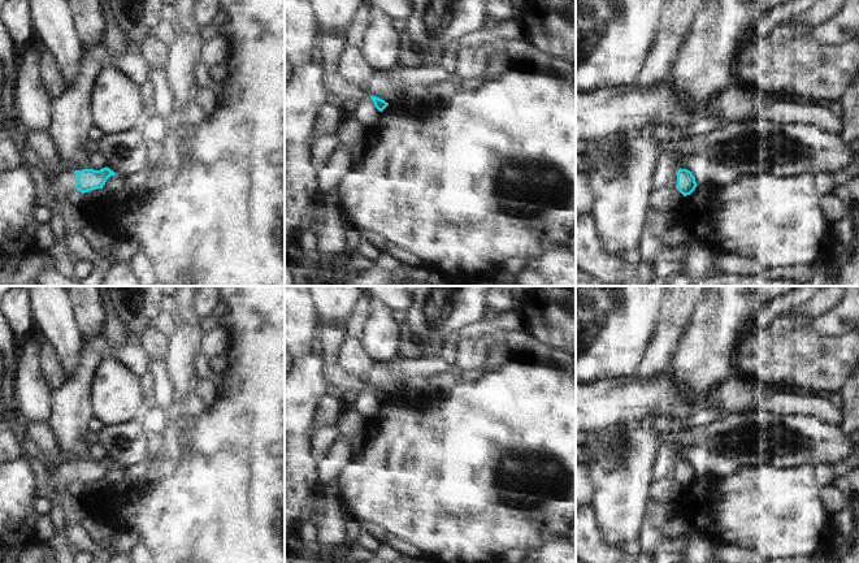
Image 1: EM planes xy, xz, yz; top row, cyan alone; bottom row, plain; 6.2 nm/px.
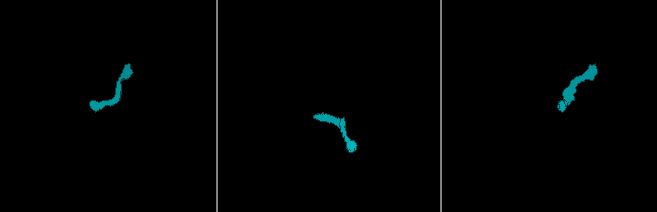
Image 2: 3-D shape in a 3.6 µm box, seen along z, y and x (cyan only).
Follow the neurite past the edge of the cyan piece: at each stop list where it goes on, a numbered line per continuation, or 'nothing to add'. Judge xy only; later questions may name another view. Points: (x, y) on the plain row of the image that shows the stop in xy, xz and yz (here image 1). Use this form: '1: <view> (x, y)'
1: xy (68, 471)

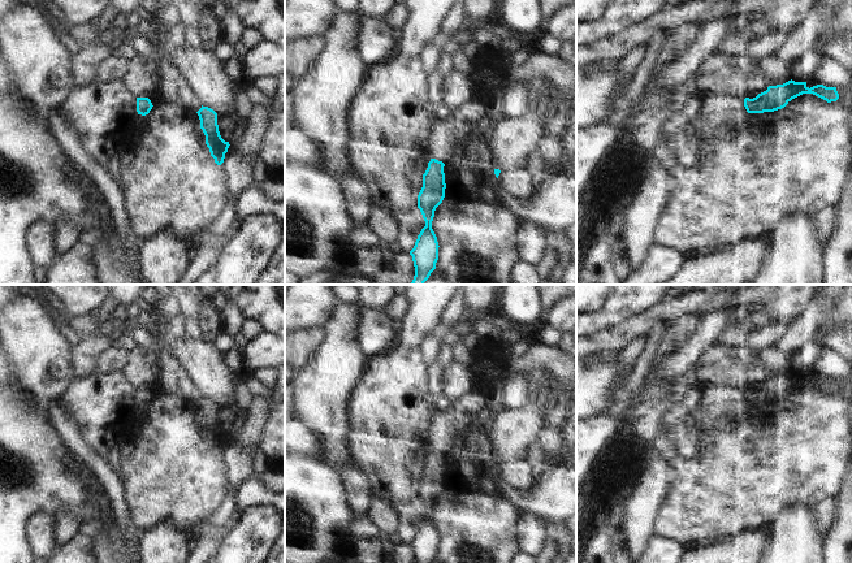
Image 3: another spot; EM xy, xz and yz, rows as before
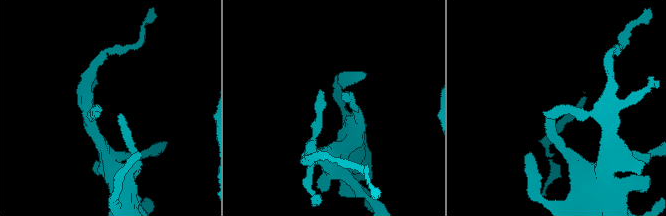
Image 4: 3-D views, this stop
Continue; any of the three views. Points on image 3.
nothing to add

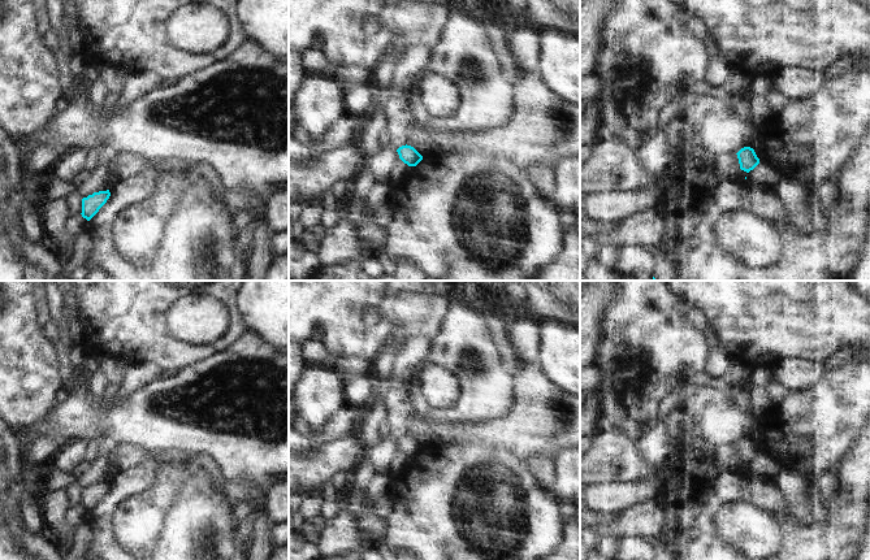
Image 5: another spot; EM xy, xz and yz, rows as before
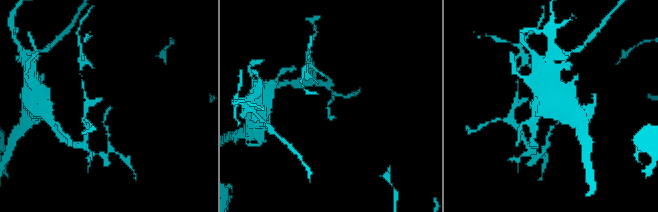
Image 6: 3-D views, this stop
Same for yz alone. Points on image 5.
nothing to add

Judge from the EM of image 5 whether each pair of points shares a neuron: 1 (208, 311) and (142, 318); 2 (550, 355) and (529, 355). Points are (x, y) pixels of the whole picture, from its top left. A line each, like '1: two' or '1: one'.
1: two
2: two

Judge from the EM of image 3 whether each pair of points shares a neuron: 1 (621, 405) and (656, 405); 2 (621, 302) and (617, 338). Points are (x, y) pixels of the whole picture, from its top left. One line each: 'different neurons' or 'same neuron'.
1: different neurons
2: different neurons

